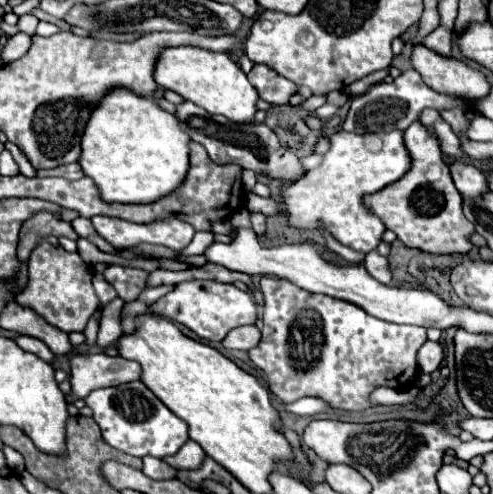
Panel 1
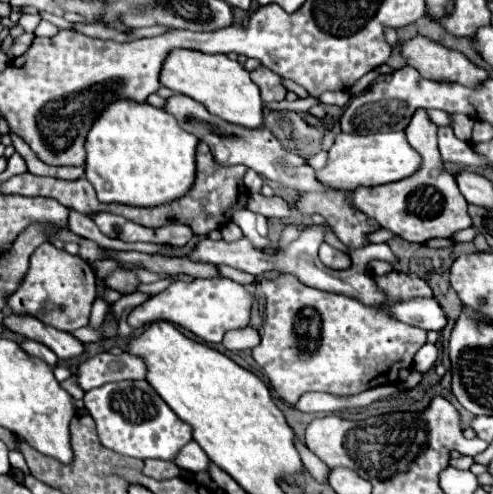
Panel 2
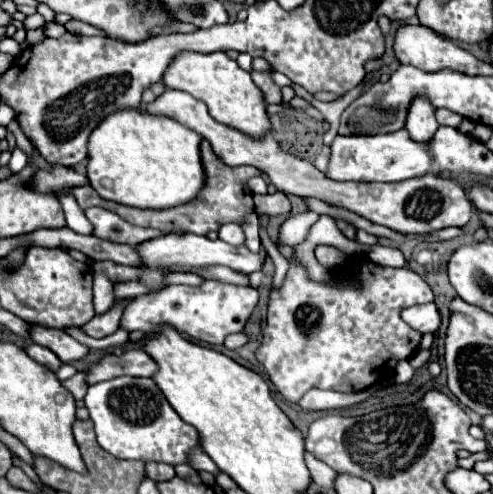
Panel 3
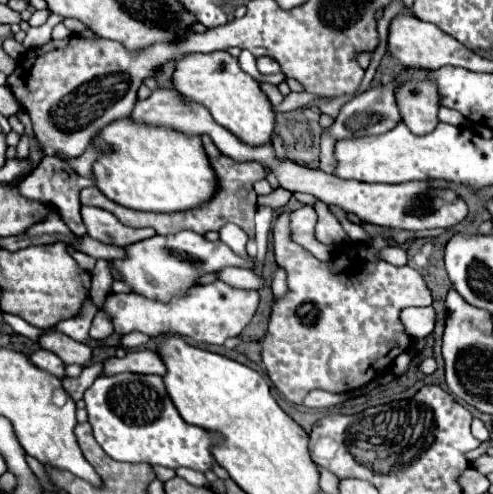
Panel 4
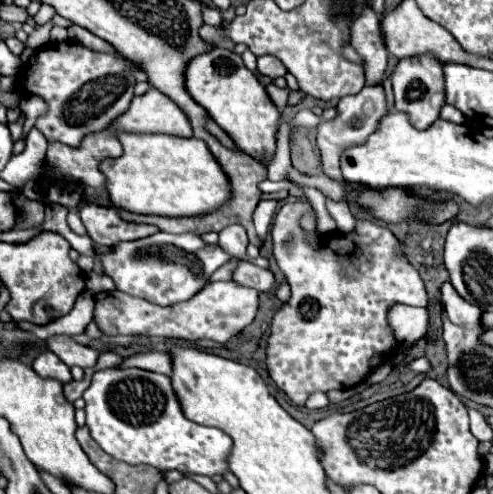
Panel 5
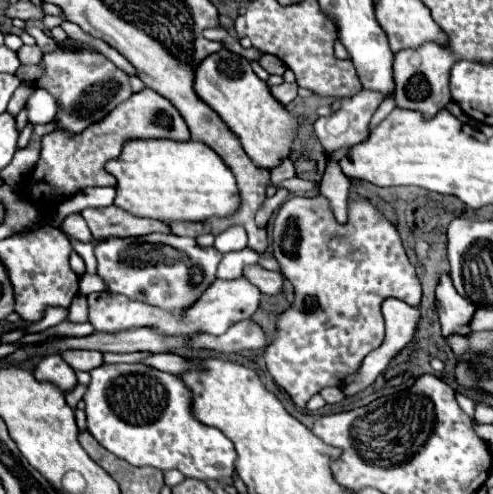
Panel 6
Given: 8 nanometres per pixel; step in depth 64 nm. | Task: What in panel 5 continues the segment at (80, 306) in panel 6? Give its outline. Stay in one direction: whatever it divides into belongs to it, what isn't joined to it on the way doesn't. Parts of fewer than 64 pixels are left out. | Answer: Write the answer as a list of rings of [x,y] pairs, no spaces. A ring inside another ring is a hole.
[[[82,292],[74,304],[74,308],[66,314],[66,316],[60,316],[58,320],[46,324],[46,326],[34,326],[30,322],[18,322],[22,328],[26,330],[32,330],[36,332],[36,336],[40,340],[46,340],[50,336],[56,336],[56,334],[68,334],[68,336],[74,336],[74,334],[80,334],[84,332],[84,328],[92,322],[92,308],[94,308],[94,302],[92,302],[92,294],[88,292]]]

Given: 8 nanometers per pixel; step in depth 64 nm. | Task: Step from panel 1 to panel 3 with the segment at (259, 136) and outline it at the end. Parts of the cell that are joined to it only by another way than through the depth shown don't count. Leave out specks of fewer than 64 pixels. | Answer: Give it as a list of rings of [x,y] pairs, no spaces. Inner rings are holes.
[[[168,88],[154,102],[142,104],[138,110],[144,114],[166,116],[166,118],[172,118],[172,120],[184,124],[186,128],[198,132],[202,138],[208,138],[214,152],[228,166],[242,166],[242,164],[256,166],[264,174],[268,174],[272,184],[282,192],[296,194],[296,196],[320,198],[326,204],[346,208],[350,212],[356,212],[358,216],[368,218],[374,224],[388,226],[402,234],[424,234],[424,232],[432,232],[432,230],[446,228],[446,226],[464,226],[470,220],[472,204],[468,202],[464,190],[458,184],[454,184],[452,180],[446,180],[442,176],[424,174],[424,176],[394,182],[394,184],[336,182],[336,180],[332,182],[332,180],[328,180],[328,176],[324,176],[324,172],[314,168],[310,162],[290,156],[288,152],[282,152],[280,146],[276,144],[276,140],[272,138],[272,134],[266,134],[264,138],[250,138],[234,128],[228,128],[228,126],[212,120],[212,116],[208,114],[208,108],[200,100],[188,96],[186,92]],[[416,96],[412,98],[412,104],[408,106],[408,116],[406,116],[406,130],[410,132],[412,140],[418,142],[428,142],[436,128],[438,128],[438,120],[434,116],[432,104],[428,104],[428,100],[424,100],[424,96]]]

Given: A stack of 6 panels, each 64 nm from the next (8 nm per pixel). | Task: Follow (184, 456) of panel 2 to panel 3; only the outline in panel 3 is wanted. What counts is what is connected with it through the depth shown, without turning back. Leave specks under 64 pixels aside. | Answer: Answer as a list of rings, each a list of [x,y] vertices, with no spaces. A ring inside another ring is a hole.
[[[192,450],[190,452],[190,466],[196,468],[196,470],[206,470],[206,472],[212,472],[214,476],[220,472],[220,468],[202,452],[202,450]]]

